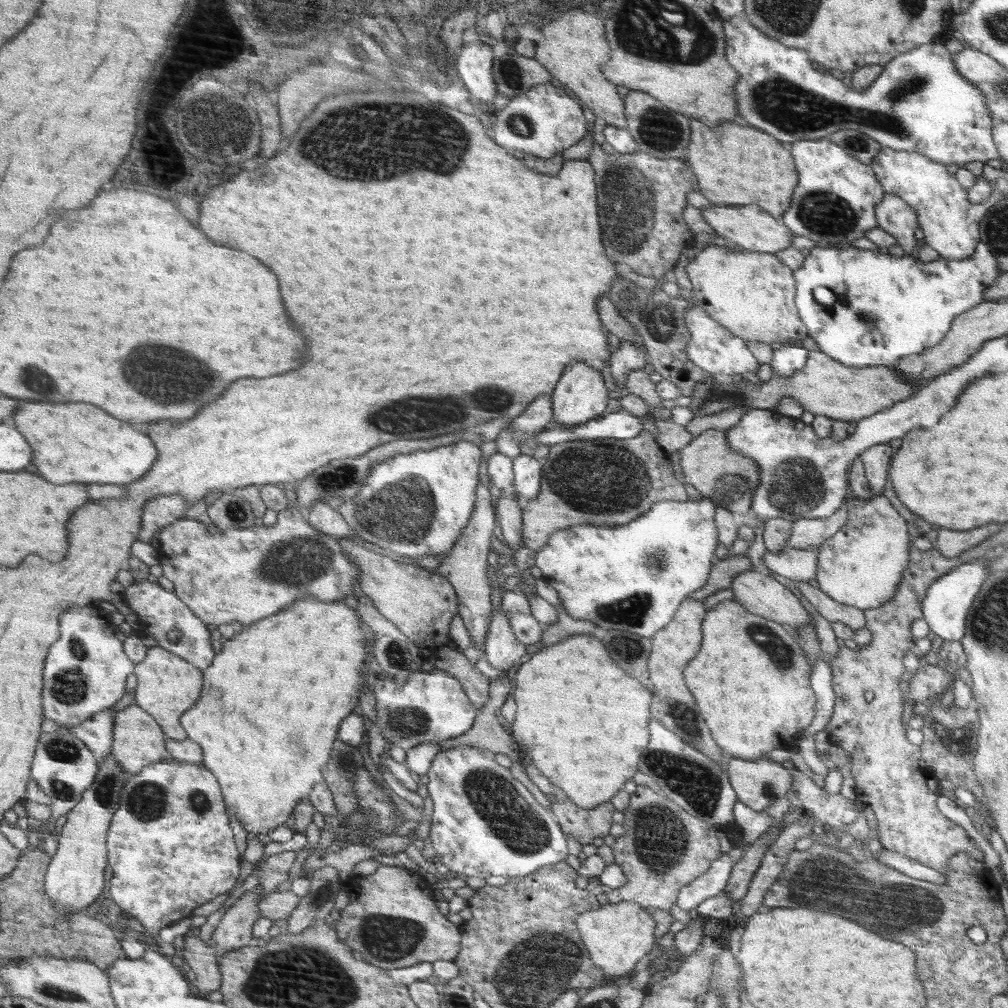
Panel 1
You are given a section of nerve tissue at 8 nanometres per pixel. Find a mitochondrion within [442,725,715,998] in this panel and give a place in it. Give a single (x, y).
(525, 831)

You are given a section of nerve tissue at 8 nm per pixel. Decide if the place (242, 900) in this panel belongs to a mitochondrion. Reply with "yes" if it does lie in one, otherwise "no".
no

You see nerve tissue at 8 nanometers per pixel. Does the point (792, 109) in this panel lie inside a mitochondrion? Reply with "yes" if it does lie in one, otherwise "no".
yes

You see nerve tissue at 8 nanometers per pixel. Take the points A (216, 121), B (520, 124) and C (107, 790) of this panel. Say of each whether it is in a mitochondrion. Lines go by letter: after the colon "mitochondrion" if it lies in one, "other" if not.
A: mitochondrion
B: mitochondrion
C: mitochondrion

